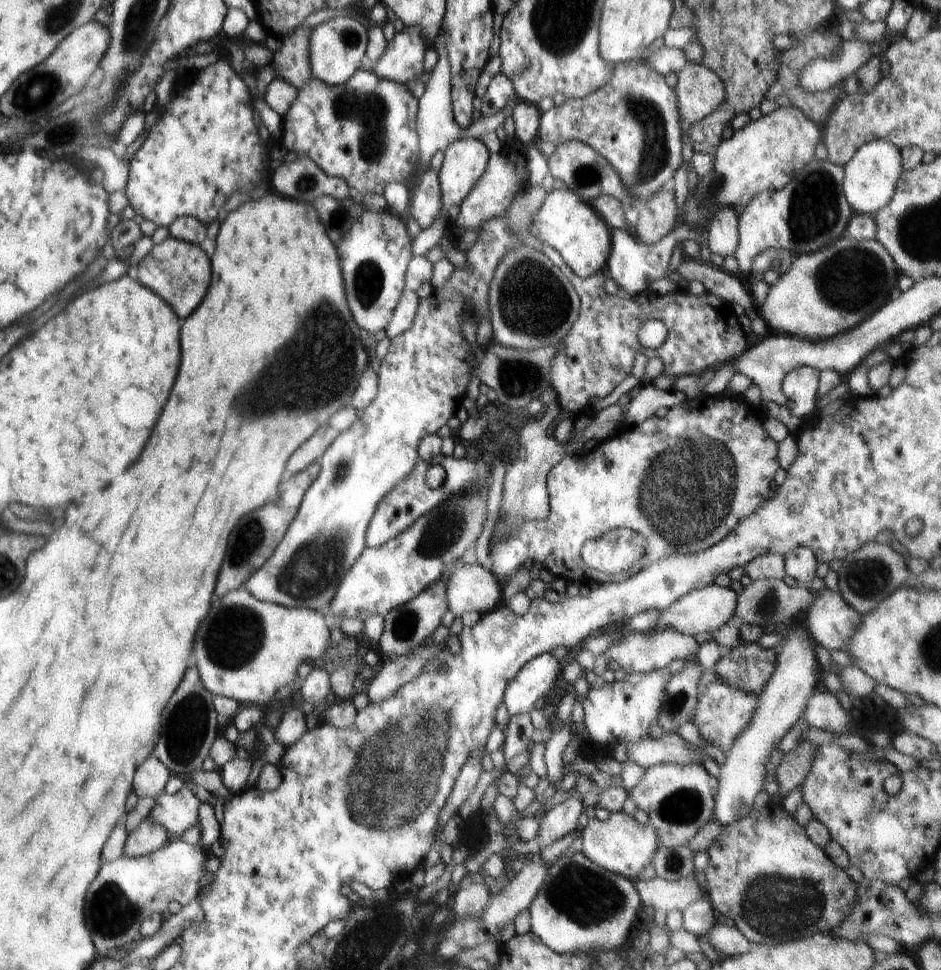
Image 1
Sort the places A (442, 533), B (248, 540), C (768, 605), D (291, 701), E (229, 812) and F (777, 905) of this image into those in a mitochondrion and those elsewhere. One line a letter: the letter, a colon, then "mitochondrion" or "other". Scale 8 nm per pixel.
A: mitochondrion
B: mitochondrion
C: mitochondrion
D: other
E: other
F: mitochondrion

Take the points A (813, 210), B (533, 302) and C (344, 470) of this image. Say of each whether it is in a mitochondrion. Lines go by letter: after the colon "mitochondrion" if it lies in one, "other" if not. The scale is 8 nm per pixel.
A: mitochondrion
B: mitochondrion
C: mitochondrion

